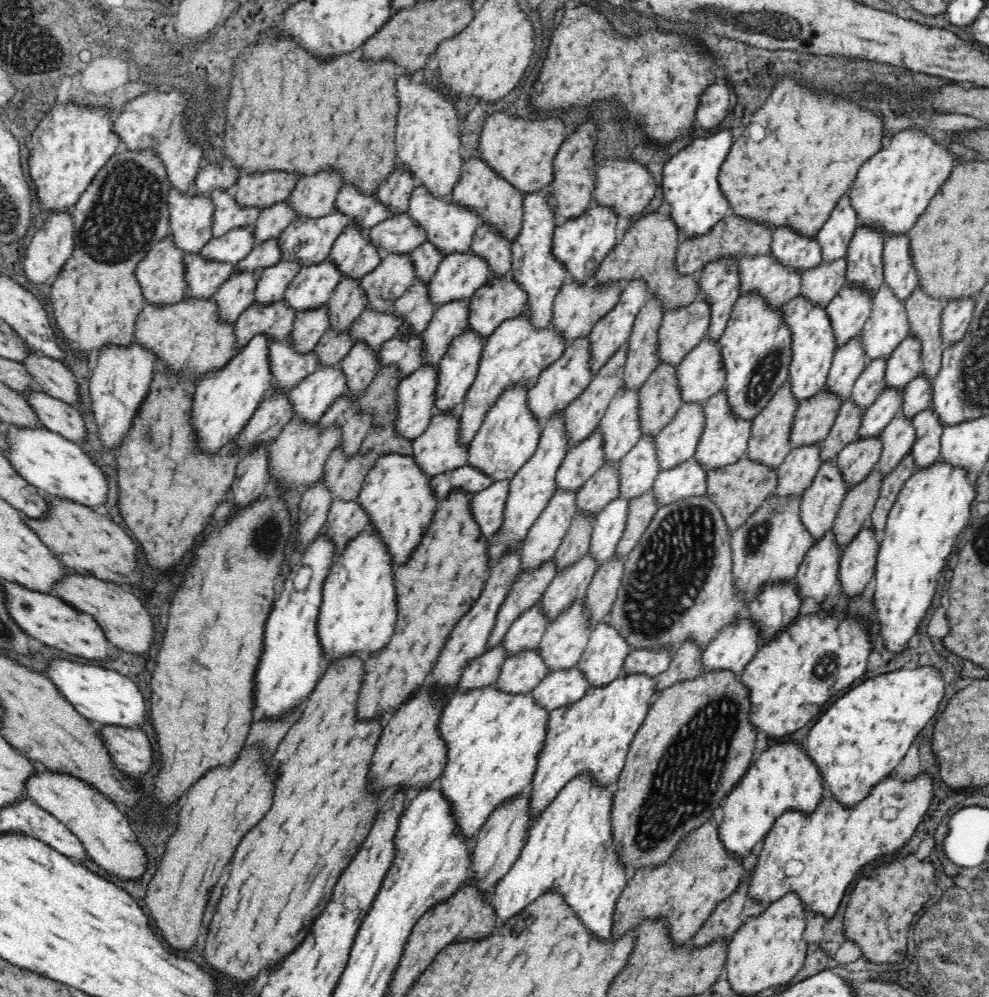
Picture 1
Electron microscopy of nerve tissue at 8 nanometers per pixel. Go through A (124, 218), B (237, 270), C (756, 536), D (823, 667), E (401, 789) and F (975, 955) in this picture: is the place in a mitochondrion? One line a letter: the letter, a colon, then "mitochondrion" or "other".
A: mitochondrion
B: other
C: mitochondrion
D: mitochondrion
E: other
F: mitochondrion

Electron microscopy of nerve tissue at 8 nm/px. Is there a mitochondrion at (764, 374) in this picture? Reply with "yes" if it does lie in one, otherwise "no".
yes

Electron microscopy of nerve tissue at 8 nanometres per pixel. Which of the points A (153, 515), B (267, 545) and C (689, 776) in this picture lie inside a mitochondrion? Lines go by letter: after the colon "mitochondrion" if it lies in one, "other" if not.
A: other
B: mitochondrion
C: mitochondrion

